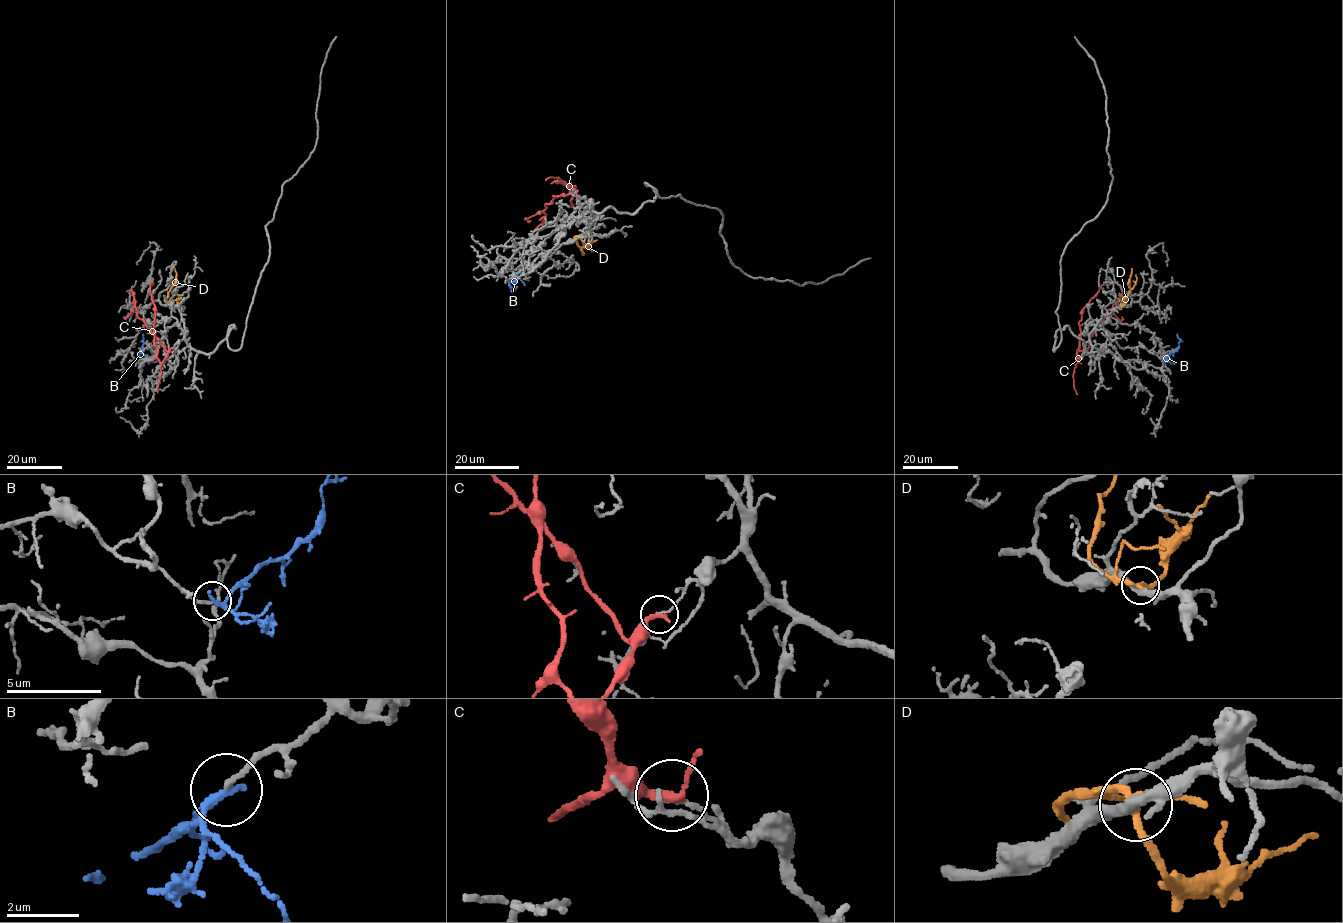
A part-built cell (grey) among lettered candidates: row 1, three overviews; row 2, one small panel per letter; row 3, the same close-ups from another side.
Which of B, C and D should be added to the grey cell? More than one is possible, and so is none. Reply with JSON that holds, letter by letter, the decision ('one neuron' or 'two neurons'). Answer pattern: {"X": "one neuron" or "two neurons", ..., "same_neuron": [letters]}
{"B": "one neuron", "C": "two neurons", "D": "two neurons", "same_neuron": ["B"]}

